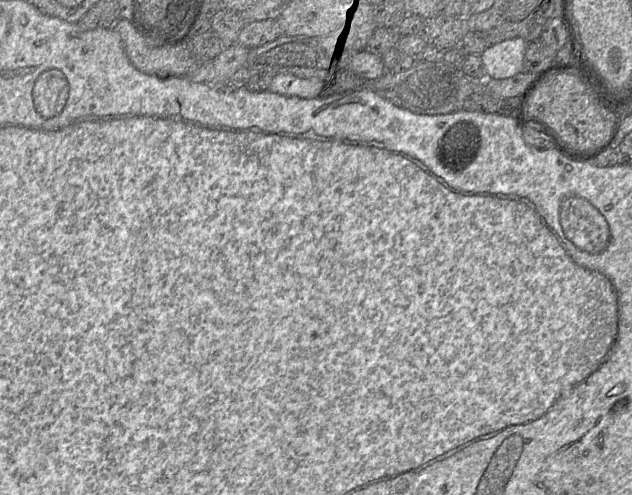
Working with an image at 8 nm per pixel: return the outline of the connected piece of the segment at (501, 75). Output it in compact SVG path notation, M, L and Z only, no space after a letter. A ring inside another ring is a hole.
M520 37L501 41L482 54L486 79L507 79L525 70L525 52L530 42Z

